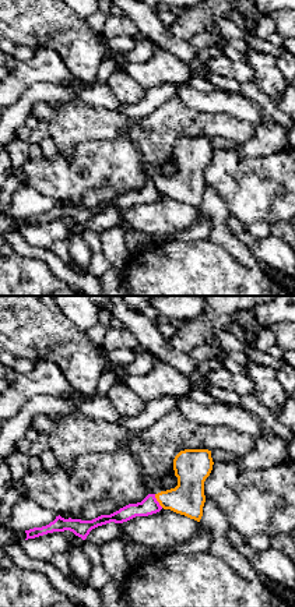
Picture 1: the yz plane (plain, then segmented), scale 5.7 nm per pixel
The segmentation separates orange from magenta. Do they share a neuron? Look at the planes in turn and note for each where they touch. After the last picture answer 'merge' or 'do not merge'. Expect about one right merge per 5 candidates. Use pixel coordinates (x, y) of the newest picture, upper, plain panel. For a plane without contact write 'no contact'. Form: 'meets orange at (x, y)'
meets orange at (157, 187)

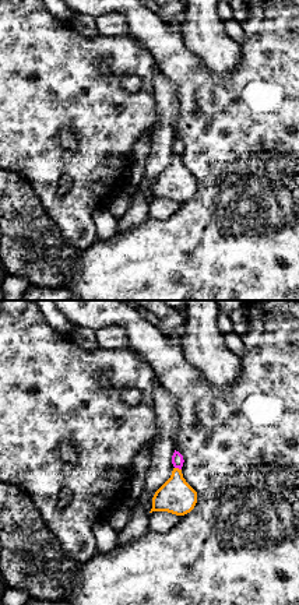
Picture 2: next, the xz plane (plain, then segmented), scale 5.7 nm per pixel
meets orange at (178, 155)

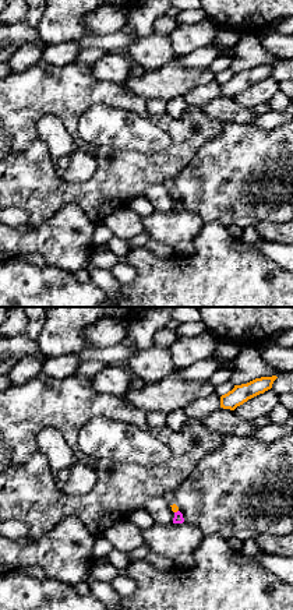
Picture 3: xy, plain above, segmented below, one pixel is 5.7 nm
meets orange at (176, 198)

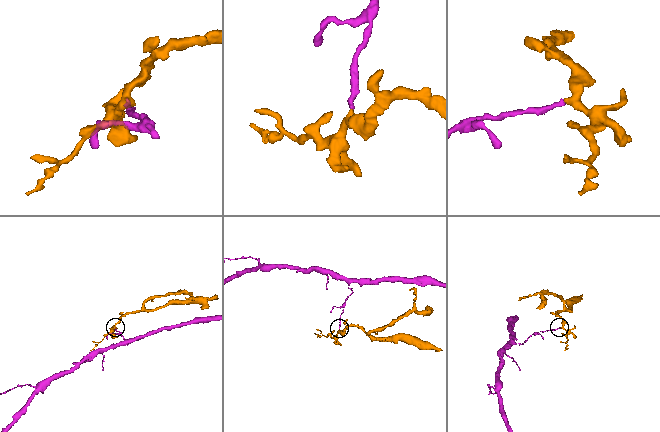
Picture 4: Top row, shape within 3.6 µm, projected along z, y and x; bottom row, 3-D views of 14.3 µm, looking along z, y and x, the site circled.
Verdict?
do not merge

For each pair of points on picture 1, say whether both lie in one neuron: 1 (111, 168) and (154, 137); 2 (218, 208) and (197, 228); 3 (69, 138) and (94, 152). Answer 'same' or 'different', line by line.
1: different
2: different
3: different

